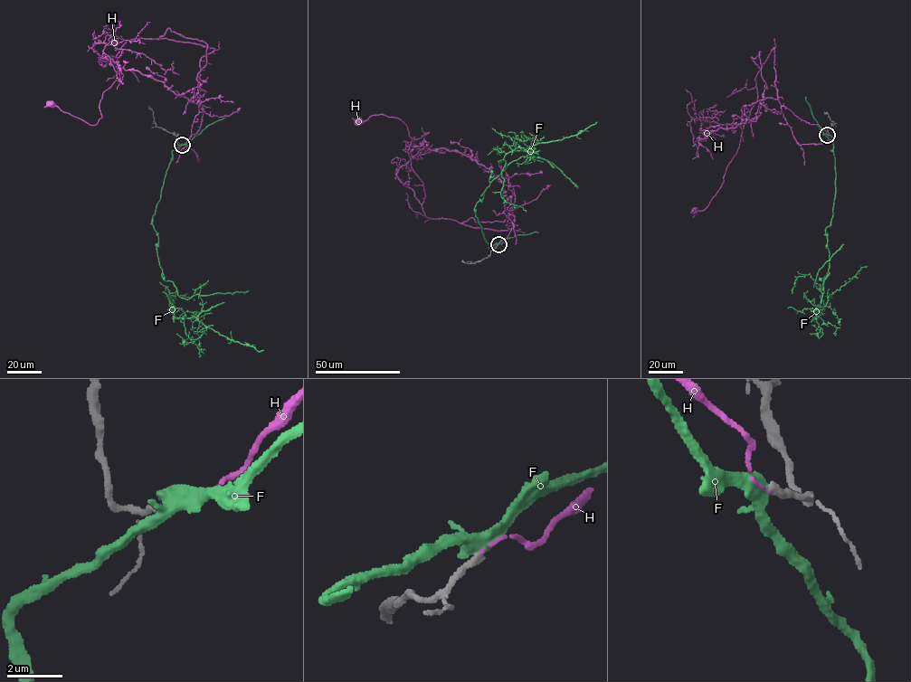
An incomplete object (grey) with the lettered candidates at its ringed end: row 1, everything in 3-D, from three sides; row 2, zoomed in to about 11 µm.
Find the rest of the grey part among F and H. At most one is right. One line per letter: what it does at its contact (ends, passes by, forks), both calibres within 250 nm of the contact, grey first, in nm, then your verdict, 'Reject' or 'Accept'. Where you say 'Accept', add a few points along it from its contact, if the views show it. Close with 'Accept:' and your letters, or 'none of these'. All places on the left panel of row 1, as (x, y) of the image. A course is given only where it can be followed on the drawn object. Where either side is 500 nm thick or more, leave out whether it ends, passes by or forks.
F: It forks there. Thickness 240 nm (grey) against 440 nm. Reject
H: It ends there. Thickness 240 nm (grey) against 80 nm. Reject
Accept: none of these

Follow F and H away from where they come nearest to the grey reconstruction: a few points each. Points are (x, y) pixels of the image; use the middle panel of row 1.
F: (498, 244), (488, 247), (474, 209), (506, 165), (533, 156), (509, 151), (504, 157), (500, 194), (526, 213)
H: (498, 244), (514, 216), (507, 214), (507, 227), (519, 231), (426, 217), (407, 127), (381, 114), (357, 122)

